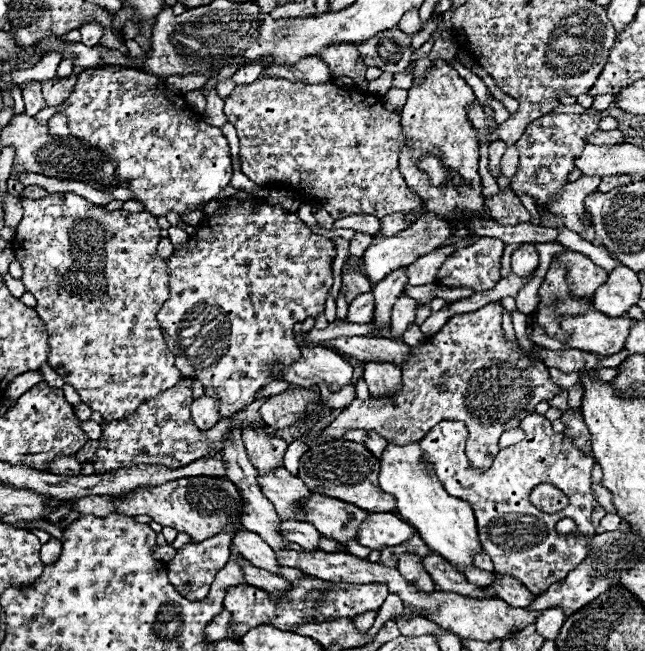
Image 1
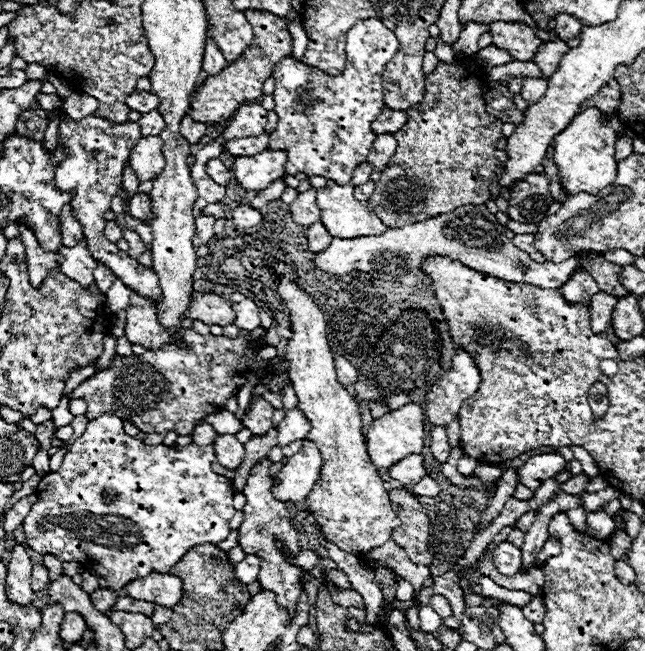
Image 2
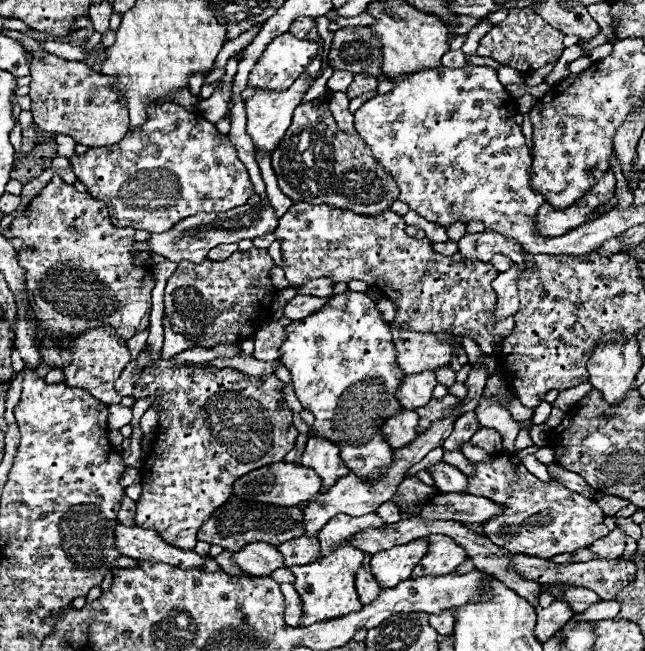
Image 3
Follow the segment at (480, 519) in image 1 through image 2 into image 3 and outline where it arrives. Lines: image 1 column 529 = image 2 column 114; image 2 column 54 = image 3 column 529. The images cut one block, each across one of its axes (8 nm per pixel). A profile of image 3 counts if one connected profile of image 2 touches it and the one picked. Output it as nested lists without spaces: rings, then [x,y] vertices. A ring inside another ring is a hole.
[[[496,452],[490,460],[472,464],[474,474],[468,476],[466,492],[486,496],[496,504],[506,506],[504,514],[482,522],[484,534],[494,544],[510,552],[522,552],[524,556],[550,558],[556,554],[572,554],[580,548],[588,548],[594,540],[608,534],[608,528],[602,524],[604,512],[592,498],[572,492],[554,478],[550,478],[550,482],[538,480],[526,470],[518,456]]]

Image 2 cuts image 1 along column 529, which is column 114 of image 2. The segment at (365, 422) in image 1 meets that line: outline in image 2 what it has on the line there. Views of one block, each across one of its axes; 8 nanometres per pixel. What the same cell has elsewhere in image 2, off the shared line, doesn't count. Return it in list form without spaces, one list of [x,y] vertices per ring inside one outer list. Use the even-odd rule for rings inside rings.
[[[192,328],[182,330],[182,342],[188,344],[188,350],[182,350],[176,342],[164,344],[156,352],[146,350],[140,356],[116,356],[110,366],[102,372],[96,372],[94,376],[86,378],[78,388],[70,392],[70,400],[82,398],[86,402],[86,418],[94,420],[96,416],[102,416],[106,412],[118,416],[122,422],[132,422],[138,430],[142,432],[178,432],[180,436],[192,434],[194,430],[194,420],[200,420],[208,414],[214,414],[224,408],[224,402],[232,396],[236,396],[236,390],[246,382],[246,376],[252,374],[254,368],[254,358],[258,354],[258,342],[250,350],[244,348],[248,332],[240,332],[238,338],[226,338],[226,336],[200,336]]]

